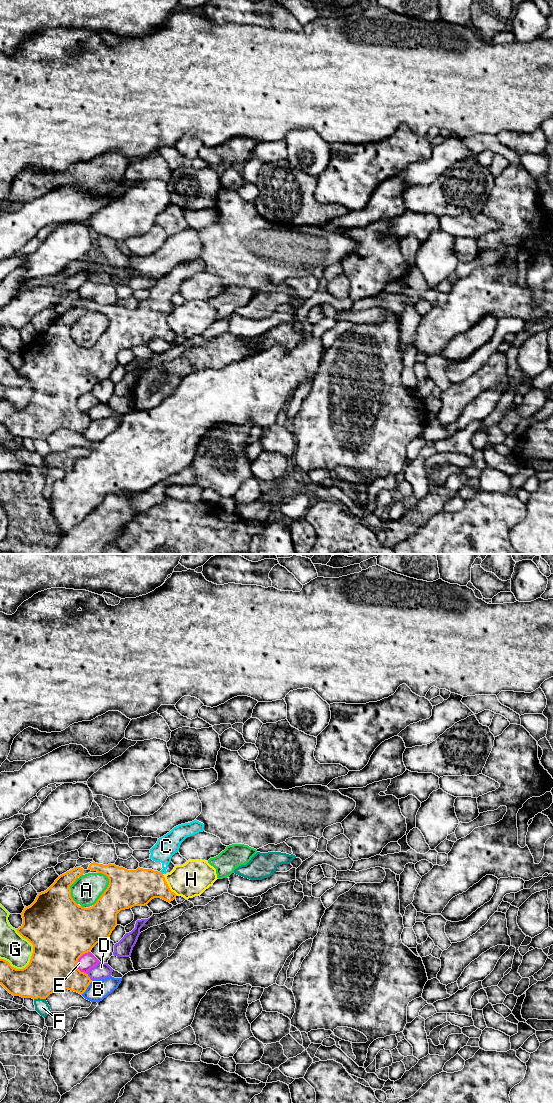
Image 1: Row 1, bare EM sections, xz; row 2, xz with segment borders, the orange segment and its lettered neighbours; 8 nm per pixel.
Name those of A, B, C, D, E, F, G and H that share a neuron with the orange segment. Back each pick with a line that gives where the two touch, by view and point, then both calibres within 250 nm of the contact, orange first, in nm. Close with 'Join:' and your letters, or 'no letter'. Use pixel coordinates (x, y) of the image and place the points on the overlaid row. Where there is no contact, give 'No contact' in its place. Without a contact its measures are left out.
C: Touches orange at xz (161, 873). Thickness 300 nm (orange) against 170 nm
Join: C

